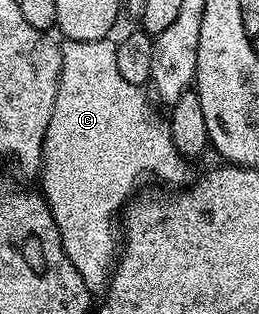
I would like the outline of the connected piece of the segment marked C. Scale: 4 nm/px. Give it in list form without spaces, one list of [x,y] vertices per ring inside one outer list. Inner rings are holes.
[[[98,42],[62,43],[61,76],[53,104],[53,116],[49,116],[49,128],[43,141],[41,167],[41,193],[53,212],[53,220],[57,220],[65,256],[73,260],[73,268],[81,272],[88,290],[95,296],[102,295],[108,289],[113,267],[117,262],[117,251],[121,246],[121,238],[117,233],[117,215],[132,201],[136,193],[135,181],[146,174],[152,174],[153,177],[168,182],[171,188],[188,185],[188,163],[177,152],[166,121],[162,117],[159,119],[151,111],[152,99],[148,91],[124,80],[121,72],[117,72],[115,61],[108,61],[107,66],[99,66],[103,48]]]

